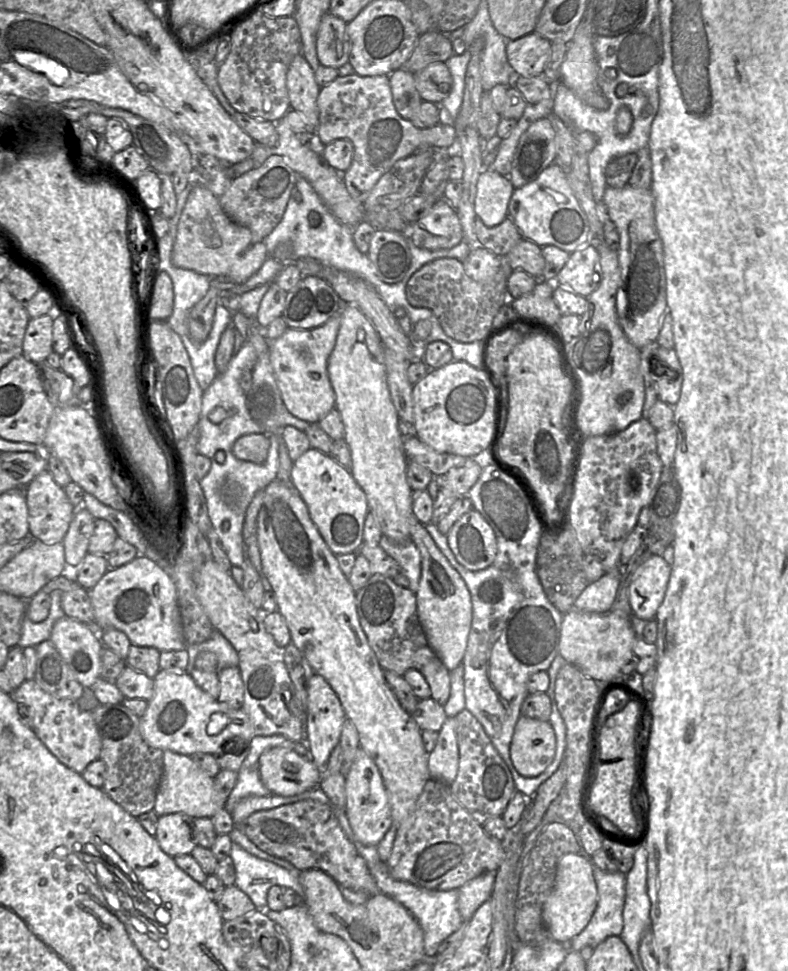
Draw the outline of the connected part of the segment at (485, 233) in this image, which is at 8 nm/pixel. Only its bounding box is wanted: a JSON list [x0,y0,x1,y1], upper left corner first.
[475,216,523,257]

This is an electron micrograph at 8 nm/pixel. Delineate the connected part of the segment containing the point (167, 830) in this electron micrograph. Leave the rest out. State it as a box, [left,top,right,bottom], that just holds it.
[154,813,196,856]

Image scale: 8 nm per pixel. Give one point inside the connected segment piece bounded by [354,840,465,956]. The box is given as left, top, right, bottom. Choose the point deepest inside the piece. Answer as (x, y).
(437, 913)

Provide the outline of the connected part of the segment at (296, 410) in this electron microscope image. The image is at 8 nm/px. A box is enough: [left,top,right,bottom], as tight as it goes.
[269,299,350,424]

